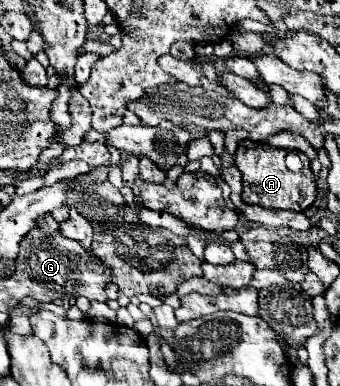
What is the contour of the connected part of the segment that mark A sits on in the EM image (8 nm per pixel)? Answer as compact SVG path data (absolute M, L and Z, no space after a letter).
M241 140L235 152L235 166L243 174L243 202L257 204L263 208L281 208L281 210L295 210L303 212L307 210L315 200L315 180L313 172L309 168L309 158L299 152L299 158L303 162L303 168L299 172L291 172L285 166L285 154L287 150L273 148L269 144L259 144L253 140Z

